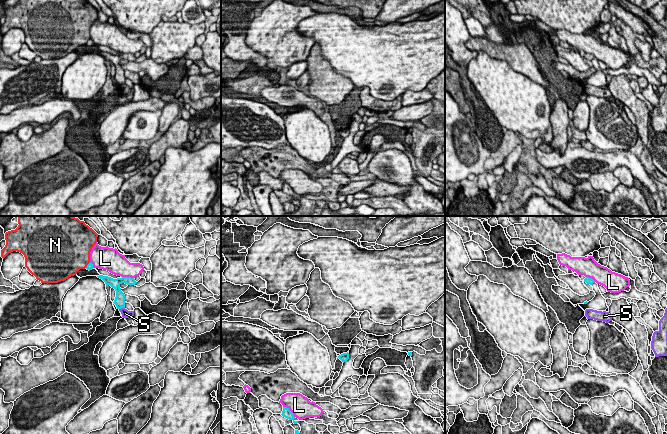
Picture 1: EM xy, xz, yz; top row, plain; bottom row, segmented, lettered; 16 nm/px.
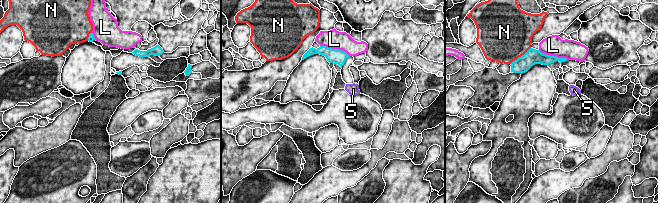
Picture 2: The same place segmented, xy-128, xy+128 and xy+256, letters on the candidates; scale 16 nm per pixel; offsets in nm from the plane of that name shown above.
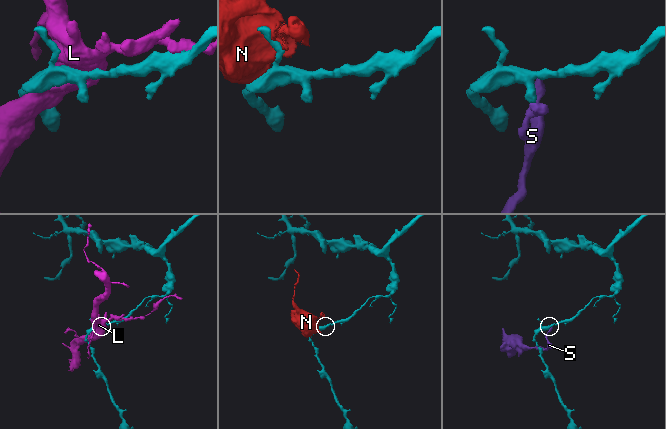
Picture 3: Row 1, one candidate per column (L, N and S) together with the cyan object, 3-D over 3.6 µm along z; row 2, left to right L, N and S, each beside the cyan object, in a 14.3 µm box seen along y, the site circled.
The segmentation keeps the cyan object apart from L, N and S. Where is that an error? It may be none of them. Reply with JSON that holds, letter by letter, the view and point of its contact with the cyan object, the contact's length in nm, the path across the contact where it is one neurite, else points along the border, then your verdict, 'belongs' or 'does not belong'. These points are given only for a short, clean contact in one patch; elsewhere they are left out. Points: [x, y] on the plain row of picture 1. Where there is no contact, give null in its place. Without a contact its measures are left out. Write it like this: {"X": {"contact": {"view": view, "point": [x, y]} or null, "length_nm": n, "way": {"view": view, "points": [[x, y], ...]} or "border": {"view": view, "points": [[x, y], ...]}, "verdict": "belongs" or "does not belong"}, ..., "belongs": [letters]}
{"L": {"contact": {"view": "xz", "point": [290, 187]}, "length_nm": 260, "verdict": "does not belong"}, "N": {"contact": {"view": "xy", "point": [87, 41]}, "length_nm": 130, "verdict": "does not belong"}, "S": {"contact": {"view": "xy", "point": [121, 83]}, "length_nm": 100, "border": {"view": "xy", "points": [[124, 83], [119, 85]]}, "verdict": "does not belong"}, "belongs": []}

